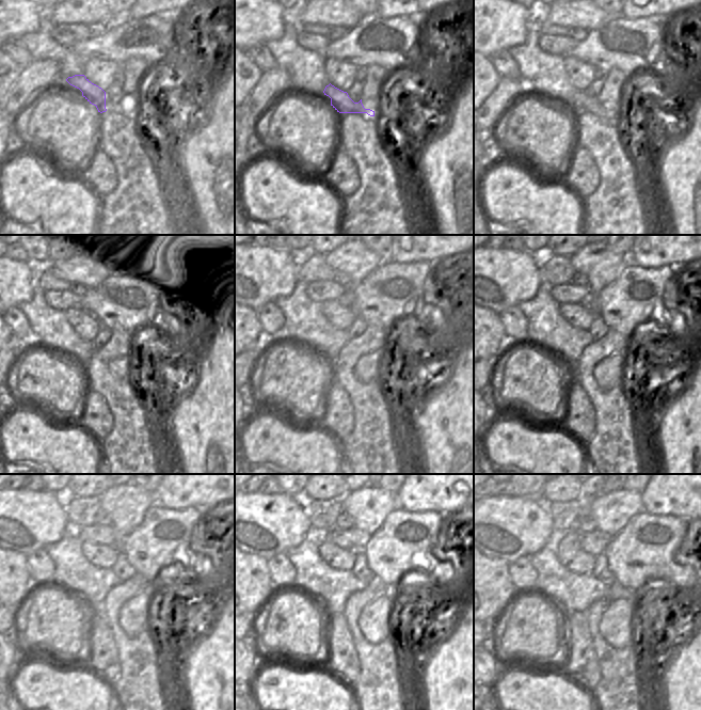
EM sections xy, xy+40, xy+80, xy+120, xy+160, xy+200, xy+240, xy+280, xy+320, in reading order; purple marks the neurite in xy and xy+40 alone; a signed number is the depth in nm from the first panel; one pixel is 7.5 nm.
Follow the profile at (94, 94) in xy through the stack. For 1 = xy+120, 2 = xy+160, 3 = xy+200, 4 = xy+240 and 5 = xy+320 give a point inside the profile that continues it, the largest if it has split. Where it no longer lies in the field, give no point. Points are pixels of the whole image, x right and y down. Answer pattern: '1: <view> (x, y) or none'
1: xy+120 (133, 363)
2: xy+160 (370, 367)
3: xy+200 (612, 372)
4: xy+240 (136, 616)
5: xy+320 (618, 625)

